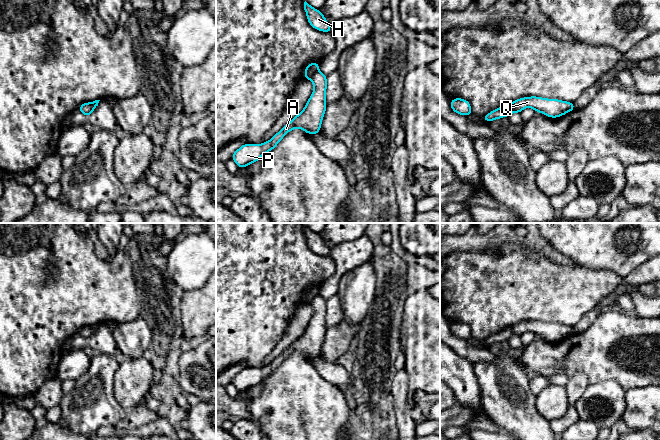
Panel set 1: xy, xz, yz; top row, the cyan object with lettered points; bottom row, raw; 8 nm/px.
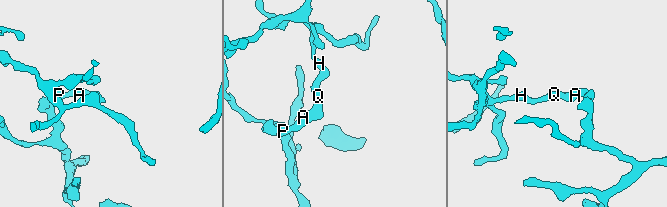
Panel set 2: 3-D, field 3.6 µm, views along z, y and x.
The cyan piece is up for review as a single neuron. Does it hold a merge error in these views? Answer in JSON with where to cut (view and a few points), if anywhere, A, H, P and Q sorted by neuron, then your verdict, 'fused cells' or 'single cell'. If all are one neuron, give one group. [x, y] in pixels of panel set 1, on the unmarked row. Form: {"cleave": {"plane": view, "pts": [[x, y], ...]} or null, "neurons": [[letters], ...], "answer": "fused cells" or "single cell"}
{"cleave": {"plane": "xz", "pts": [[318, 293], [309, 302]]}, "neurons": [["A", "P", "Q"], ["H"]], "answer": "fused cells"}

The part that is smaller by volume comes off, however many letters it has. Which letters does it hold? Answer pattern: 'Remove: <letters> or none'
Remove: H

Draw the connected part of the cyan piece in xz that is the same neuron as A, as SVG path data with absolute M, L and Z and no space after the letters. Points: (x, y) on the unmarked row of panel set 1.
M319 294L310 302L314 314L301 337L296 339L287 349L276 357L269 365L262 368L242 368L231 383L239 392L244 392L273 374L283 361L293 353L300 352L304 356L314 359L320 357L321 347L326 335L327 300Z

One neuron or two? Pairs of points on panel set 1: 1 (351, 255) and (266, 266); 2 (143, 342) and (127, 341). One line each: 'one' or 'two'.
1: two
2: one

